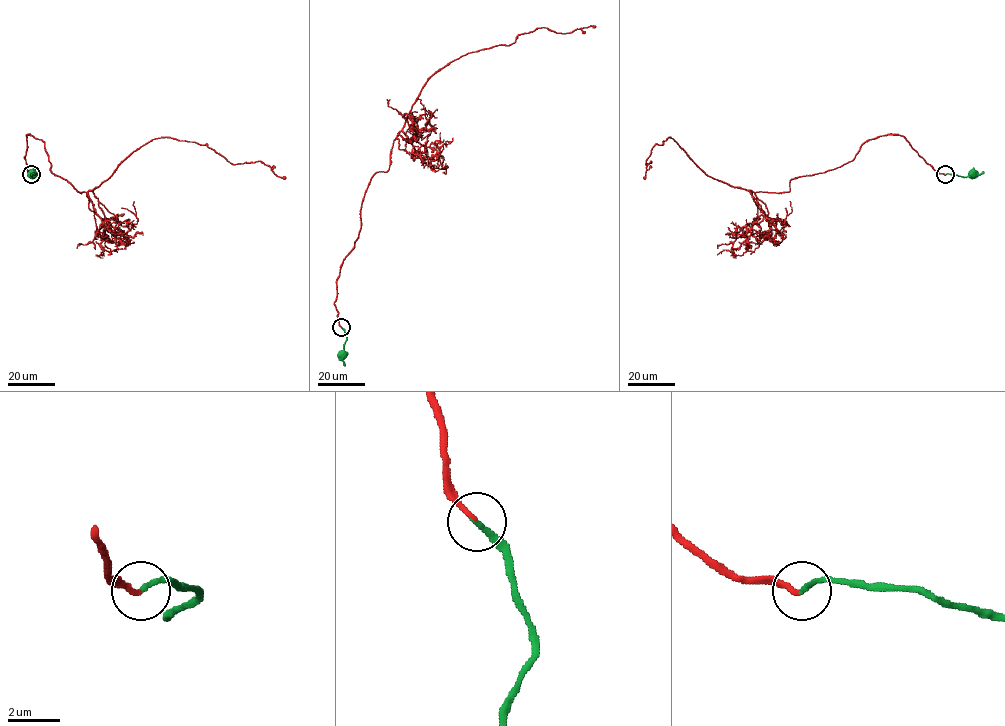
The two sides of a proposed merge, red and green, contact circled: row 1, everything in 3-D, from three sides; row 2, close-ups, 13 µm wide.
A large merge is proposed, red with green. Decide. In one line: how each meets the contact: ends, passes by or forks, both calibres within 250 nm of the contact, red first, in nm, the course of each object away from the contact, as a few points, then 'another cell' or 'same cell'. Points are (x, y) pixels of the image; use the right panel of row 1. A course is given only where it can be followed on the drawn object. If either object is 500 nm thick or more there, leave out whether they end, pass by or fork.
red ends; green ends; calibres 200 and 200 nm; course red (945, 174), (887, 134), (787, 192), (753, 192), (706, 174), (669, 137), (645, 178); course green (945, 174), (973, 174); same cell

